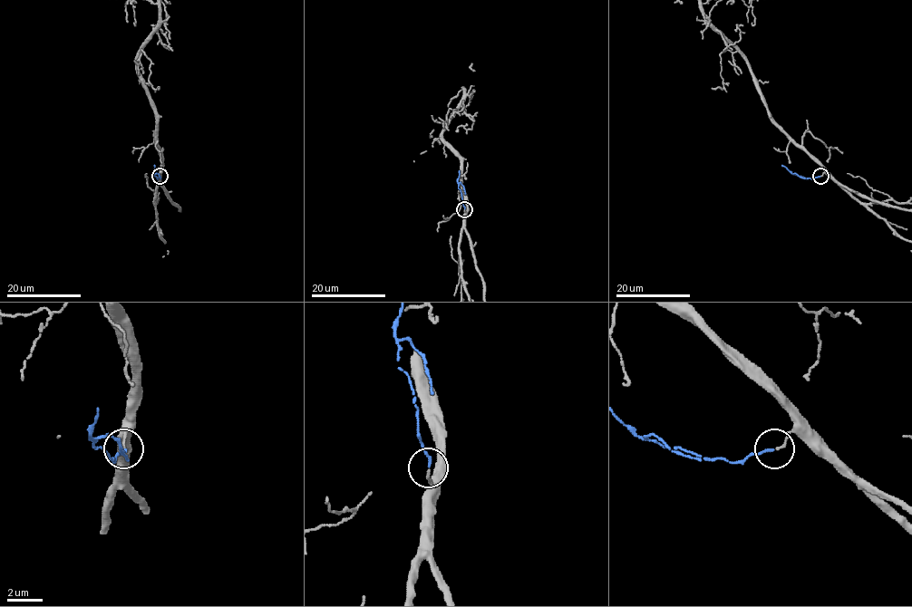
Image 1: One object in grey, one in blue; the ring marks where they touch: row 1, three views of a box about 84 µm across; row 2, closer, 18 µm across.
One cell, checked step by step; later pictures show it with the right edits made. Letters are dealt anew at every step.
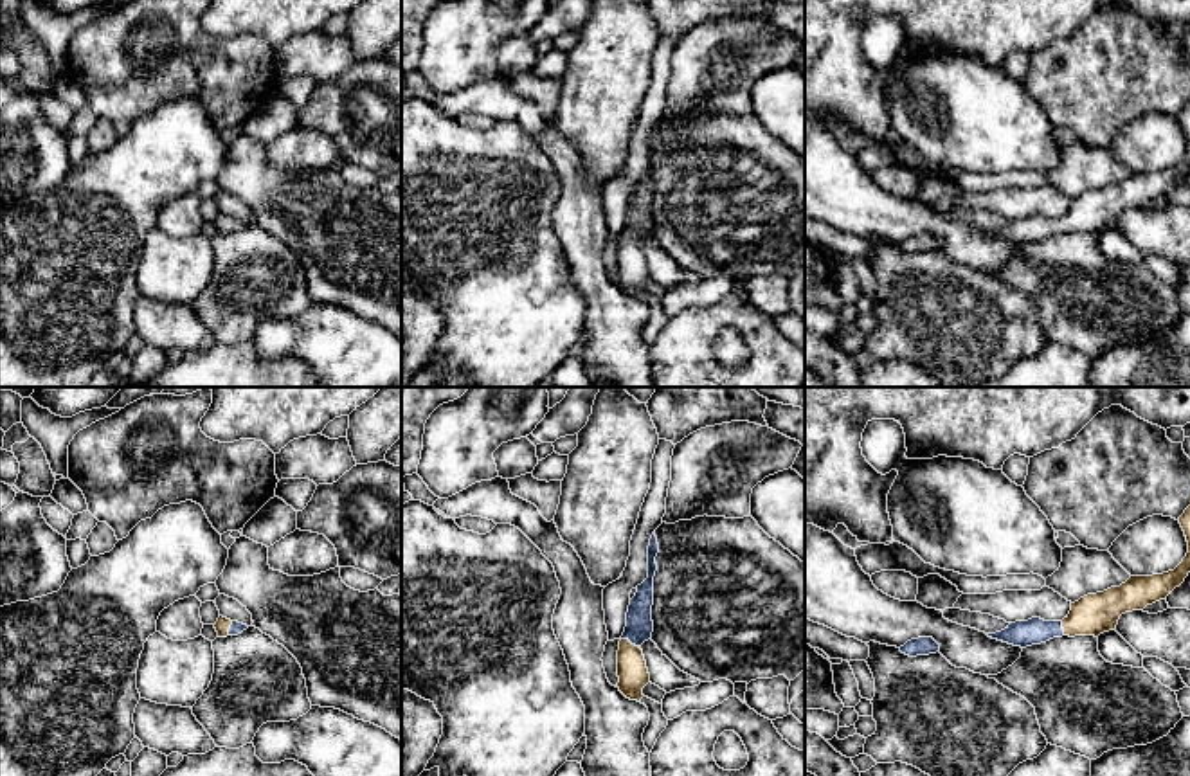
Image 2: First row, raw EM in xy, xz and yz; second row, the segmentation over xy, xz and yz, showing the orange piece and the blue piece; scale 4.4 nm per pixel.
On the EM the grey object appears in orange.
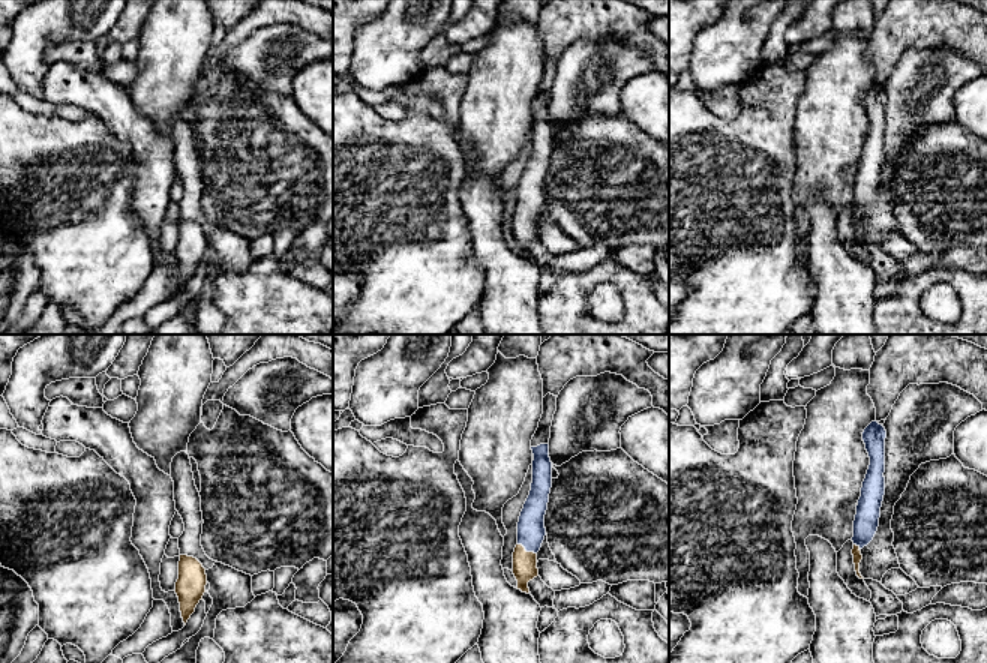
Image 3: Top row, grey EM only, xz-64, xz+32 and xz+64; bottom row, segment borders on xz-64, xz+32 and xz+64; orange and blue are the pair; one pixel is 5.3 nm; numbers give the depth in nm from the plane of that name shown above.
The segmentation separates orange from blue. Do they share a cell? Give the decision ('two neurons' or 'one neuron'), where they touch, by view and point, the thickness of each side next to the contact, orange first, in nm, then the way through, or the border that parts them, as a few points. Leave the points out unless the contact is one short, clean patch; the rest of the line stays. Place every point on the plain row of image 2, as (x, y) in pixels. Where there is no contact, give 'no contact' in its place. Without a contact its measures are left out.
one neuron; meets orange in xz at (629, 238); 140 nm thick on the orange side, 120 nm on the other; runs through xz (632, 269), (629, 238), (640, 222)

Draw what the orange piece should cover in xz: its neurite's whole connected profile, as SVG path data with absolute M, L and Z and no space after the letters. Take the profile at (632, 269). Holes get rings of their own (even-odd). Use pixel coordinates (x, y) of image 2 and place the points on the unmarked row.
M654 128L648 142L648 175L641 182L637 182L637 189L630 196L627 223L618 247L618 284L627 295L637 299L645 293L643 284L650 279L646 257L639 243L648 238L654 229L652 202L657 149L659 140Z

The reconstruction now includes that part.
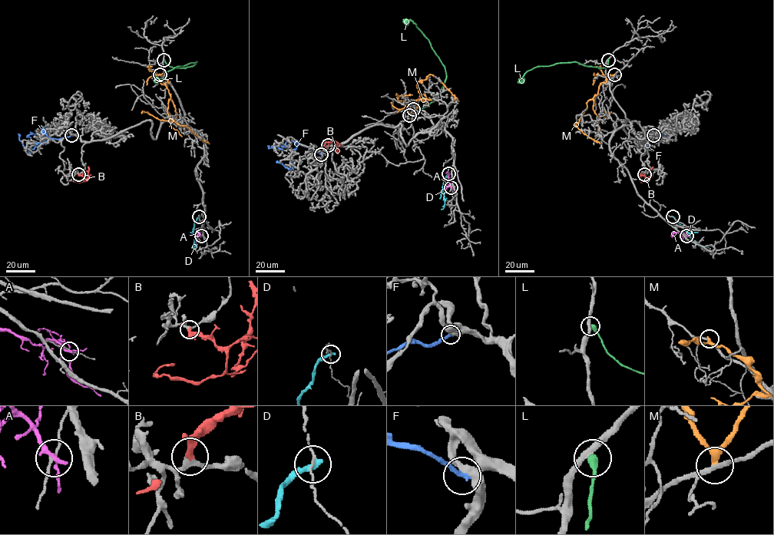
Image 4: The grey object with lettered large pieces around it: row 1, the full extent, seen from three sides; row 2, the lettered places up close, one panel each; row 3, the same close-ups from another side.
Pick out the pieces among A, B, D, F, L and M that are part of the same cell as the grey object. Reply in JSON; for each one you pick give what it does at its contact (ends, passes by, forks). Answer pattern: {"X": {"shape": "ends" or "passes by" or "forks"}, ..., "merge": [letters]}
{"B": {"shape": "ends"}, "merge": ["B"]}

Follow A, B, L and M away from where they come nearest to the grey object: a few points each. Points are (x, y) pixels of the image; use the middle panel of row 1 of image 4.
A: (451, 187), (446, 173)
B: (328, 145), (334, 140), (337, 153)
L: (413, 109), (427, 107), (437, 97), (446, 74), (431, 44), (416, 24), (411, 21), (403, 21)
M: (409, 115), (418, 106), (415, 102), (420, 97), (417, 84), (429, 74), (438, 78), (458, 100)

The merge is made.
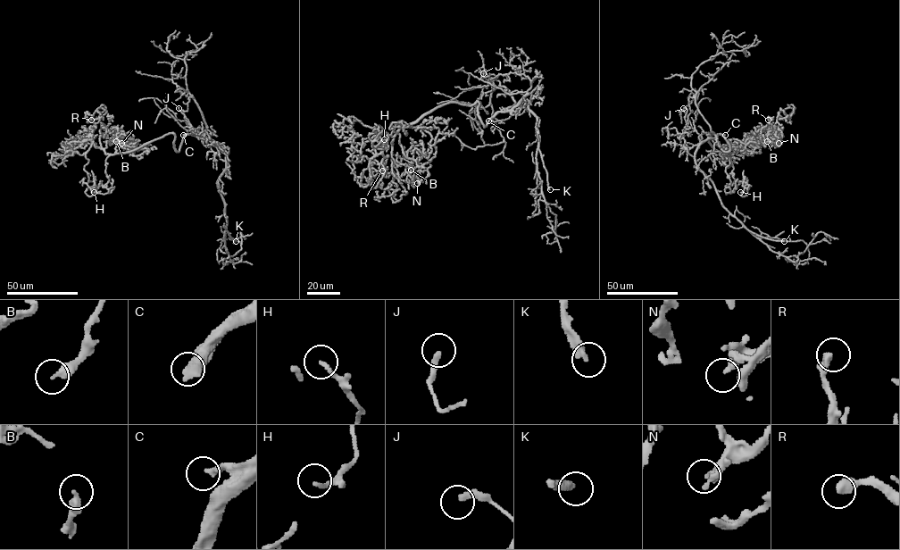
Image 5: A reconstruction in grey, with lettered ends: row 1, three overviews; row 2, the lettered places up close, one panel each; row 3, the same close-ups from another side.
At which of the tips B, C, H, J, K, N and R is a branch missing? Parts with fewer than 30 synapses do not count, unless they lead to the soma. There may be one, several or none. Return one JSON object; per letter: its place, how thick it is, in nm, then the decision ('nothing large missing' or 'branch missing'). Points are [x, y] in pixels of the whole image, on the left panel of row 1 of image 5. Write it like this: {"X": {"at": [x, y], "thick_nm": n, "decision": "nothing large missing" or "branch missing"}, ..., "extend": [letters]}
{"B": {"at": [116, 141], "thick_nm": 400, "decision": "nothing large missing"}, "C": {"at": [183, 135], "thick_nm": 260, "decision": "branch missing"}, "H": {"at": [94, 192], "thick_nm": 170, "decision": "nothing large missing"}, "J": {"at": [179, 108], "thick_nm": 280, "decision": "nothing large missing"}, "K": {"at": [236, 241], "thick_nm": 340, "decision": "branch missing"}, "N": {"at": [121, 143], "thick_nm": 280, "decision": "nothing large missing"}, "R": {"at": [91, 120], "thick_nm": 360, "decision": "nothing large missing"}, "extend": ["C", "K"]}

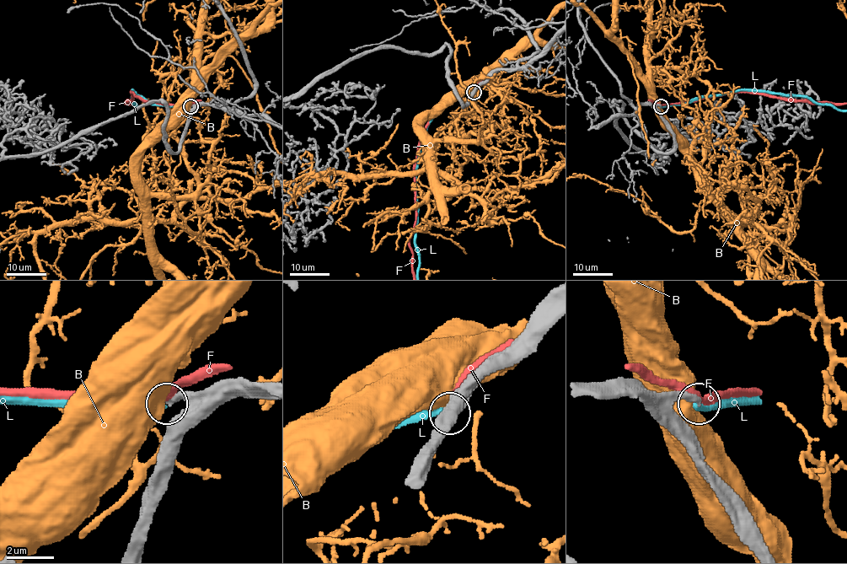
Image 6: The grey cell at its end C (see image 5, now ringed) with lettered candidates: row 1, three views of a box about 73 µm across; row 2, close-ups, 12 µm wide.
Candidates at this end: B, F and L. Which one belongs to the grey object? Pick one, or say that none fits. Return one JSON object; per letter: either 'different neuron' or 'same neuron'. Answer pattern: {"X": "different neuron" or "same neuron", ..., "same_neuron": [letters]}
{"B": "different neuron", "F": "different neuron", "L": "same neuron", "same_neuron": ["L"]}

